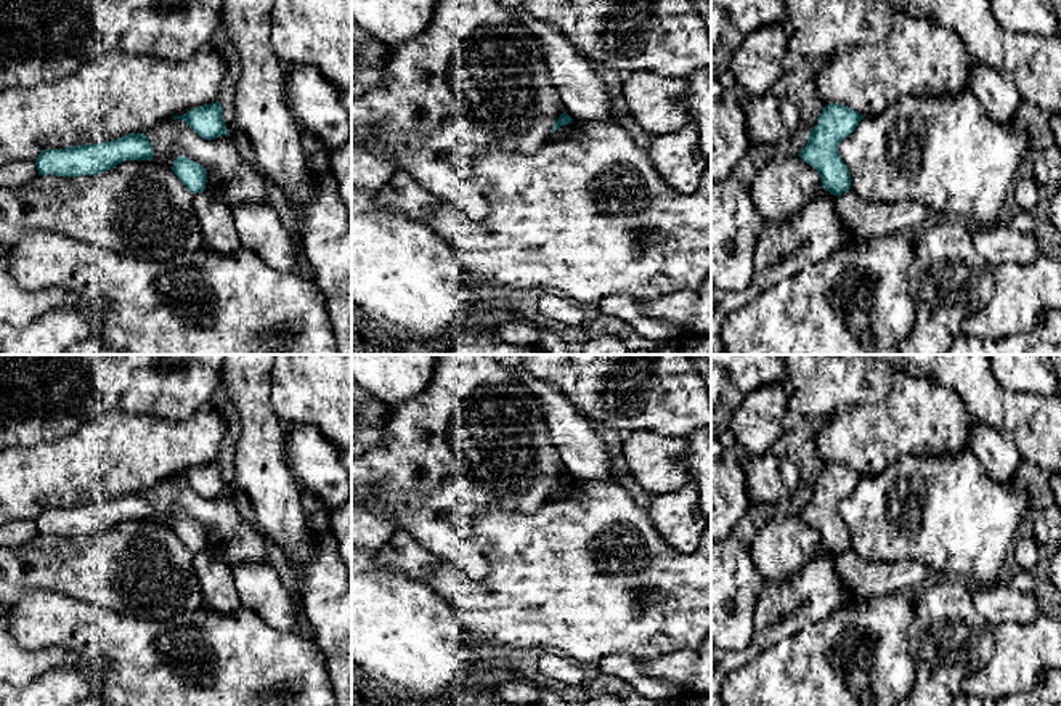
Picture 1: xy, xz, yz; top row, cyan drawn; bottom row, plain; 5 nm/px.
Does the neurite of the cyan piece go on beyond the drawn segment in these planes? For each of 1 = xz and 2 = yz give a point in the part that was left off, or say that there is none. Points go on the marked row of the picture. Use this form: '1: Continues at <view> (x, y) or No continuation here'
1: No continuation here
2: No continuation here

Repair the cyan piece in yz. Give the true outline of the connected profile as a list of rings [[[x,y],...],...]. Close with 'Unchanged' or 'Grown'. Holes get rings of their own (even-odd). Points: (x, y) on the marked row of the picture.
[[[827,104],[817,125],[811,130],[806,146],[798,154],[817,170],[822,188],[833,196],[851,189],[851,175],[838,146],[856,130],[862,119],[862,114],[844,104]]]. Unchanged

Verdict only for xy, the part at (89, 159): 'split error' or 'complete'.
complete

